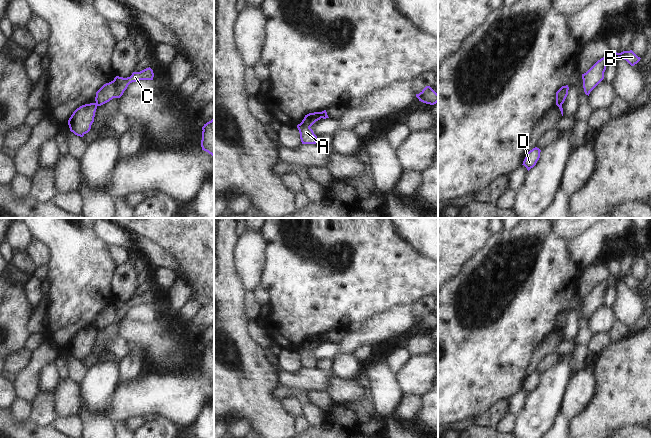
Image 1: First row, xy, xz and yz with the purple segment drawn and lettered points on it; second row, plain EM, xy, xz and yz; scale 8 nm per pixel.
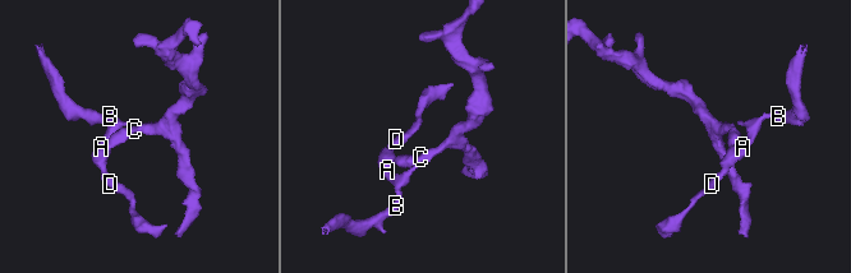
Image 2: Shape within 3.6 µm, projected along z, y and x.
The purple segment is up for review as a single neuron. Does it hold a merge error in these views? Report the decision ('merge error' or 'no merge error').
merge error

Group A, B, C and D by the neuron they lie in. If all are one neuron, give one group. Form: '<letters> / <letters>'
A B D / C

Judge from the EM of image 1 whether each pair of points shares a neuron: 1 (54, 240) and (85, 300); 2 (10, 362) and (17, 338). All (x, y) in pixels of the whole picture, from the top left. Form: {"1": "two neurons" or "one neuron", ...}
{"1": "one neuron", "2": "two neurons"}

